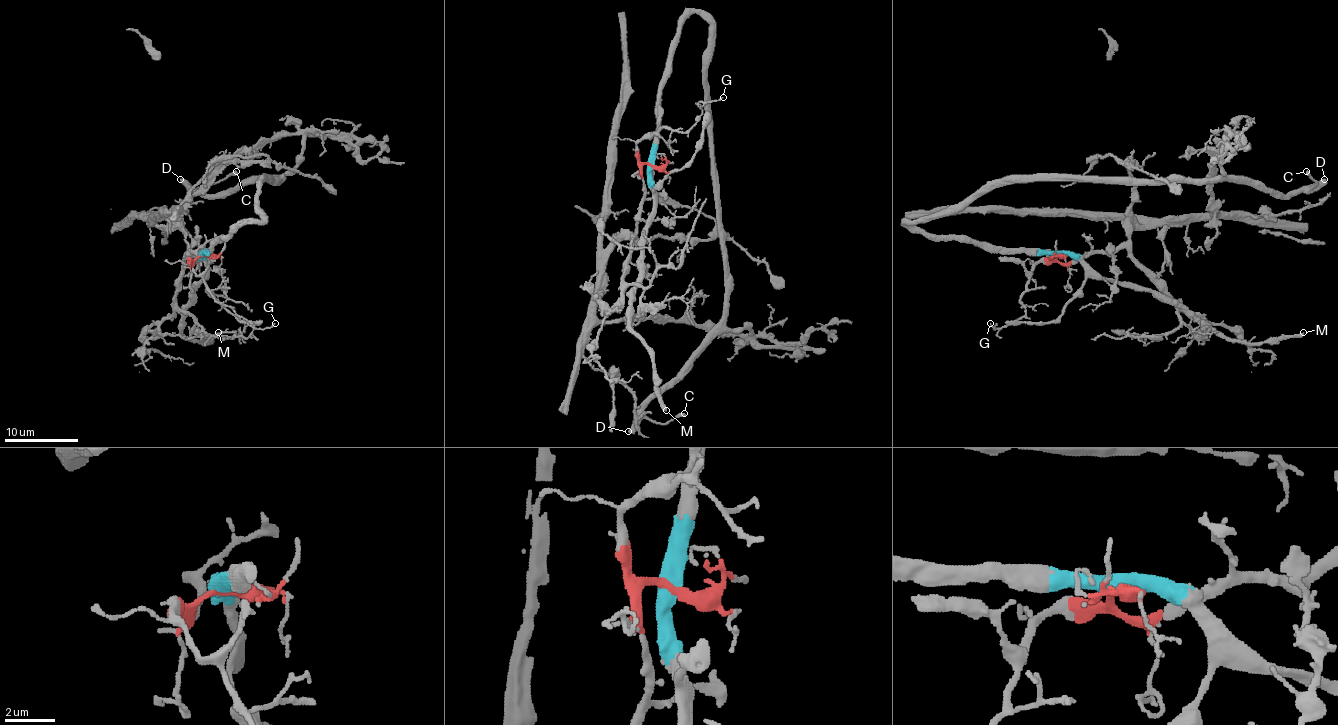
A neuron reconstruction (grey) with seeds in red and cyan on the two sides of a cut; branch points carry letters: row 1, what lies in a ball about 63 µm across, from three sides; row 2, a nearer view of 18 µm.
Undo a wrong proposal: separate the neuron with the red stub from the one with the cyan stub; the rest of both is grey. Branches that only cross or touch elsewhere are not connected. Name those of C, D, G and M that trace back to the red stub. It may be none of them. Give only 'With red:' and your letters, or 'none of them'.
With red: G

